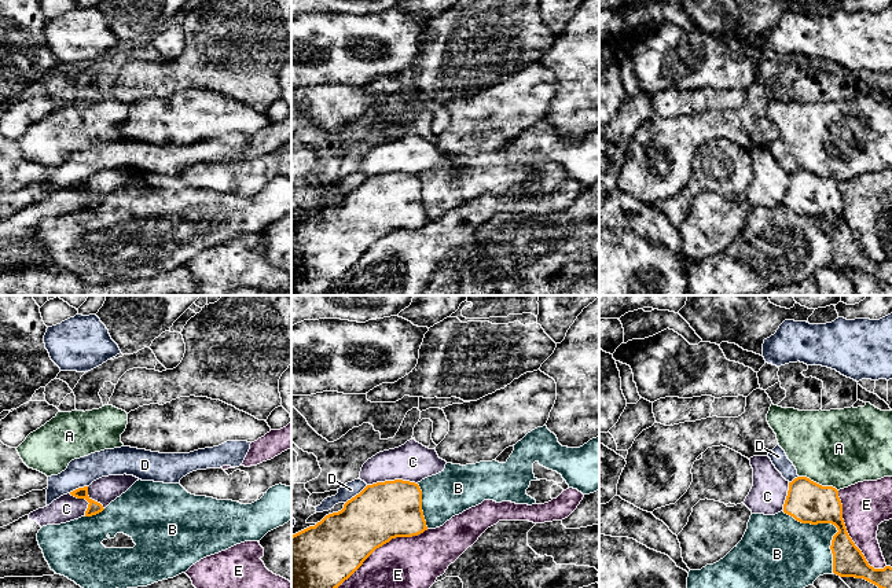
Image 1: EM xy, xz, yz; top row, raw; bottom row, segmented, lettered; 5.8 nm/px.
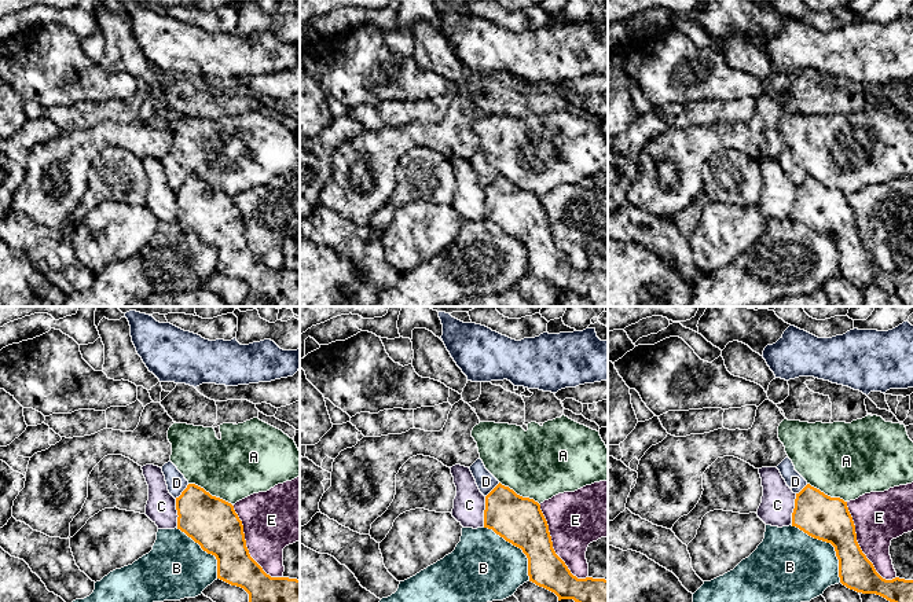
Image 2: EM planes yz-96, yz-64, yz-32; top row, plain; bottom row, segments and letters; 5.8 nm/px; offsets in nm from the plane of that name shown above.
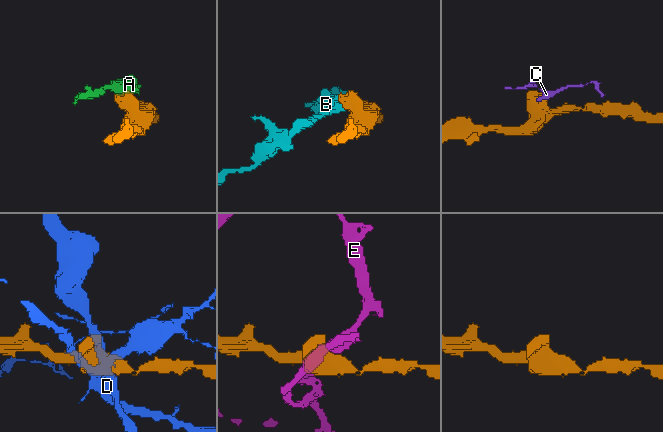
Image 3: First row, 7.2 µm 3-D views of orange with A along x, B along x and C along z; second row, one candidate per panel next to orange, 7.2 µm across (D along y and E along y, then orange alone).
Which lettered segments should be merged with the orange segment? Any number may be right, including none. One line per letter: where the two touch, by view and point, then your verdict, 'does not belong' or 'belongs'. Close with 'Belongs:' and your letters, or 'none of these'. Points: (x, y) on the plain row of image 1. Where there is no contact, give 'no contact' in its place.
A: yz (818, 176) | does not belong
B: yz (832, 216) | does not belong
C: xz (392, 173) | does not belong
D: xz (356, 187) | does not belong
E: xz (374, 242) | does not belong
Belongs: none of these

